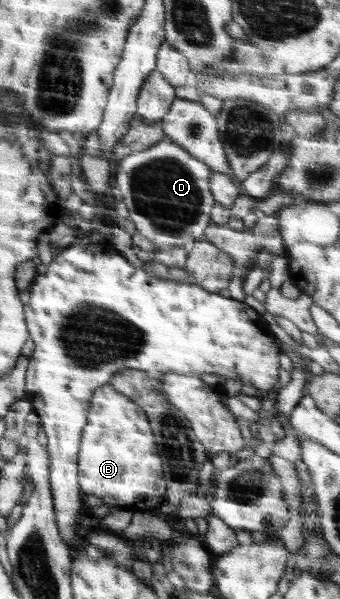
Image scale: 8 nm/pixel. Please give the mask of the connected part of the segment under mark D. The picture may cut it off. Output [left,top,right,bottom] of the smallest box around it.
[114,137,216,247]

